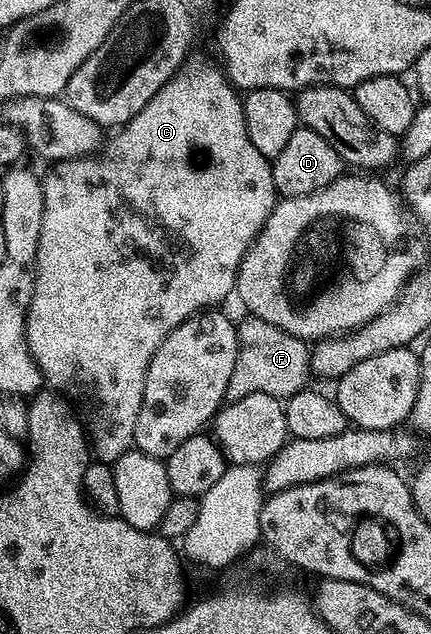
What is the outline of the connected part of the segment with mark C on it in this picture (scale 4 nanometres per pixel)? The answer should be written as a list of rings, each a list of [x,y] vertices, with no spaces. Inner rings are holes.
[[[215,61],[212,62],[192,62],[180,67],[176,71],[175,76],[166,83],[166,85],[158,91],[150,100],[150,104],[146,104],[146,108],[142,108],[142,112],[138,112],[138,116],[134,116],[129,122],[119,127],[115,131],[116,134],[112,139],[107,139],[106,145],[102,152],[95,156],[72,158],[64,161],[57,161],[52,171],[48,175],[43,175],[42,185],[42,232],[38,232],[38,252],[36,253],[36,279],[32,285],[32,299],[28,305],[28,315],[26,316],[26,324],[24,331],[26,332],[26,344],[32,359],[38,364],[40,375],[44,377],[45,383],[53,391],[59,392],[63,397],[67,398],[69,403],[74,407],[81,423],[83,433],[86,435],[90,454],[97,462],[111,464],[117,462],[126,451],[133,449],[134,446],[134,428],[138,424],[138,412],[142,408],[142,396],[144,395],[144,374],[148,371],[150,360],[154,356],[154,352],[158,352],[158,348],[162,344],[162,340],[166,340],[166,336],[174,328],[178,328],[178,324],[182,324],[192,314],[198,314],[201,310],[216,308],[221,305],[227,294],[231,295],[236,289],[236,270],[242,264],[242,260],[246,256],[246,252],[252,247],[252,242],[258,236],[258,232],[266,224],[266,220],[270,216],[270,212],[276,207],[278,195],[274,188],[274,176],[272,175],[272,164],[269,158],[262,156],[262,152],[258,152],[258,148],[254,148],[254,143],[248,138],[246,132],[246,116],[244,115],[244,99],[241,91],[237,90],[228,80],[228,75]]]

